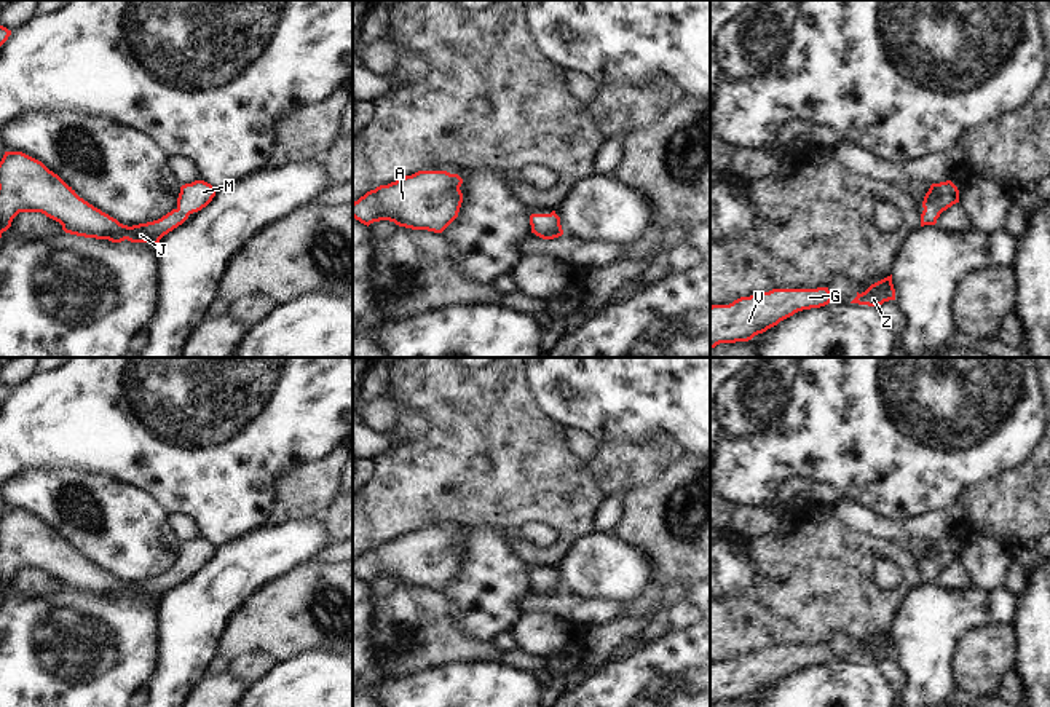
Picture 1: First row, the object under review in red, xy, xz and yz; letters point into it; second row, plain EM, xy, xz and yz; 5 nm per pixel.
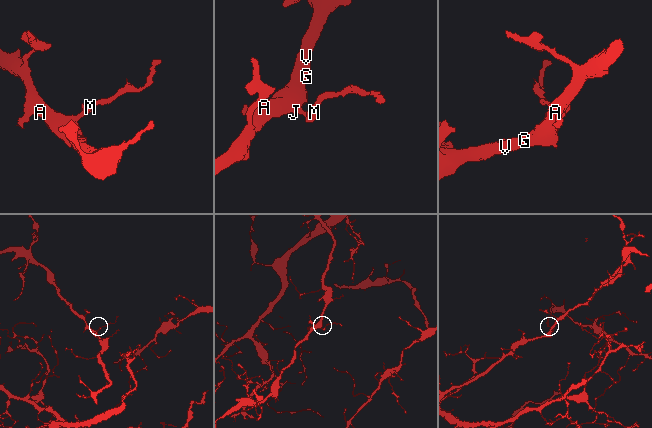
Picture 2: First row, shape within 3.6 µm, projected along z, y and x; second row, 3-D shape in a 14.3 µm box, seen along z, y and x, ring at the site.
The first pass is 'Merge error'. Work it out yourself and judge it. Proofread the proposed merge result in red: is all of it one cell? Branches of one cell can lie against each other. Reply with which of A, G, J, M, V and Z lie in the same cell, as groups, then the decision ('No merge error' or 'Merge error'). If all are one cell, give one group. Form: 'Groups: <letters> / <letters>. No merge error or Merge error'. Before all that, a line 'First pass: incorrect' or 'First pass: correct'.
First pass: incorrect
Groups: A G J M V Z. No merge error

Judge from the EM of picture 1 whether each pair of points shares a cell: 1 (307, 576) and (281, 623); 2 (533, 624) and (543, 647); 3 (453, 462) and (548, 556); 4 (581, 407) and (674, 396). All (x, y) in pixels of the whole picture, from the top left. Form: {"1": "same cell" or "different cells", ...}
{"1": "same cell", "2": "same cell", "3": "same cell", "4": "same cell"}

